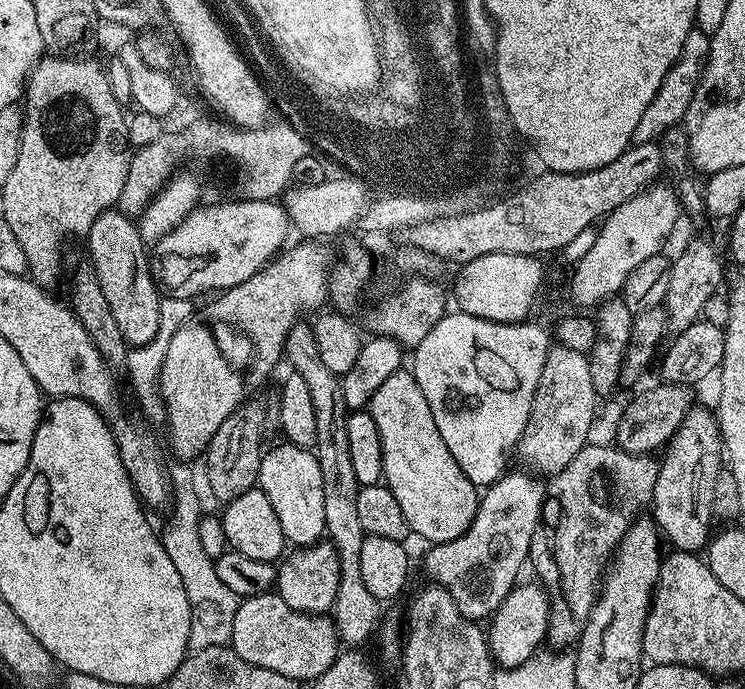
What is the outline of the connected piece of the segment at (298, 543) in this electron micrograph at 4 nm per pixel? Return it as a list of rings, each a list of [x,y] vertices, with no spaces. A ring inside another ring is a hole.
[[[280,442],[277,448],[272,448],[269,452],[267,449],[260,457],[260,479],[258,486],[266,494],[266,498],[270,498],[270,506],[274,506],[274,514],[278,514],[278,522],[282,525],[282,534],[289,545],[295,546],[296,548],[306,548],[309,544],[317,543],[325,535],[324,523],[326,522],[326,513],[322,507],[322,498],[324,497],[322,494],[322,470],[318,466],[318,458],[312,448],[300,448],[296,444]]]

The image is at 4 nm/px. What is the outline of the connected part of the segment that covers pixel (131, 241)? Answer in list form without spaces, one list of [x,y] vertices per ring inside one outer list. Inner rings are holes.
[[[119,210],[98,214],[94,226],[90,226],[86,243],[88,243],[88,256],[92,259],[91,270],[98,278],[98,284],[102,286],[102,294],[106,294],[106,303],[110,305],[110,310],[118,322],[118,330],[122,330],[122,338],[126,338],[129,346],[150,342],[158,333],[159,306],[162,296],[158,291],[158,281],[152,275],[149,245],[144,243],[142,234],[137,228],[137,221]]]

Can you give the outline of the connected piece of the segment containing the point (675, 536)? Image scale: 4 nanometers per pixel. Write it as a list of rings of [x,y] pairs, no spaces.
[[[693,406],[668,441],[663,456],[659,461],[658,482],[654,484],[651,519],[659,528],[661,537],[672,543],[673,549],[699,553],[713,531],[712,503],[720,484],[720,463],[723,465],[726,460],[715,411],[711,407]]]

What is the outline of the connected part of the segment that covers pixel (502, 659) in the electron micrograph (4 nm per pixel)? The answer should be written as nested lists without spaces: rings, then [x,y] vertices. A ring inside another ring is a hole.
[[[517,583],[516,587],[510,590],[510,594],[506,594],[502,606],[498,606],[486,628],[488,650],[500,668],[513,668],[525,664],[541,651],[548,635],[549,593],[545,589],[543,592],[536,584],[524,583]]]

